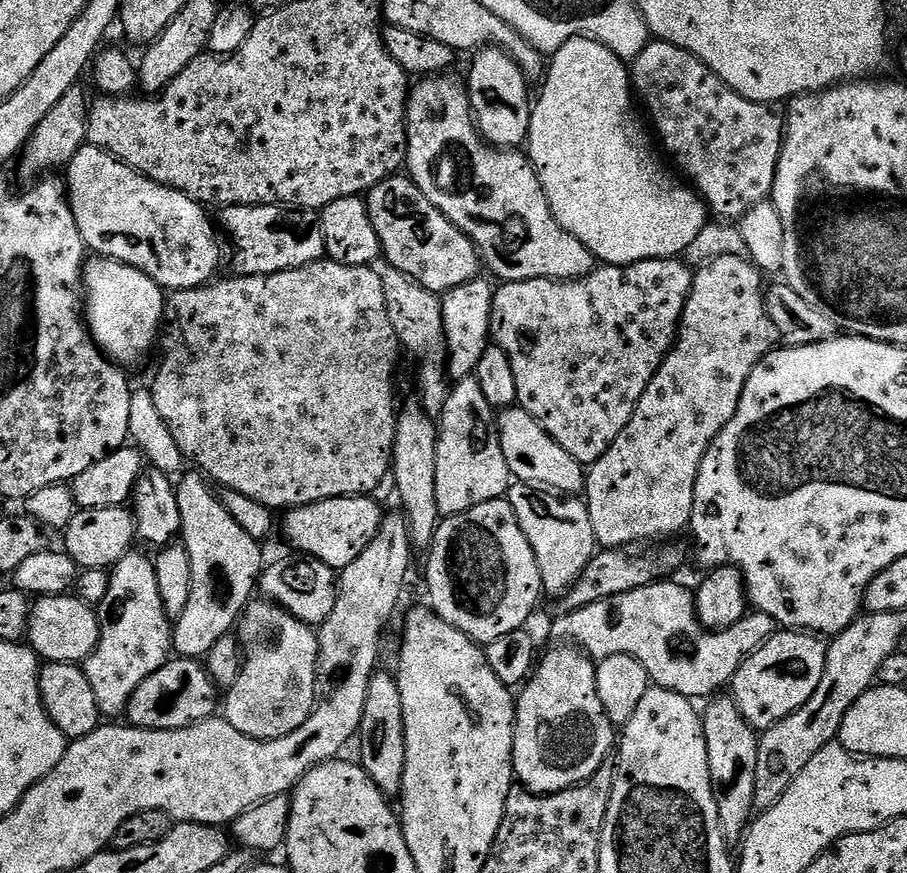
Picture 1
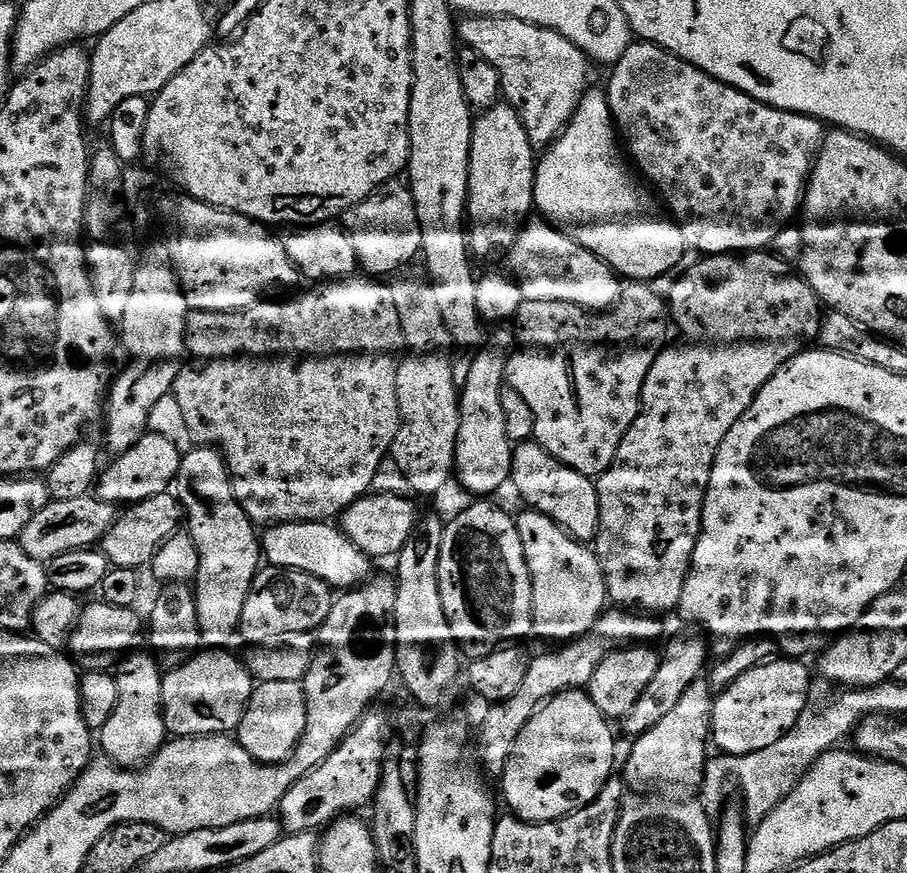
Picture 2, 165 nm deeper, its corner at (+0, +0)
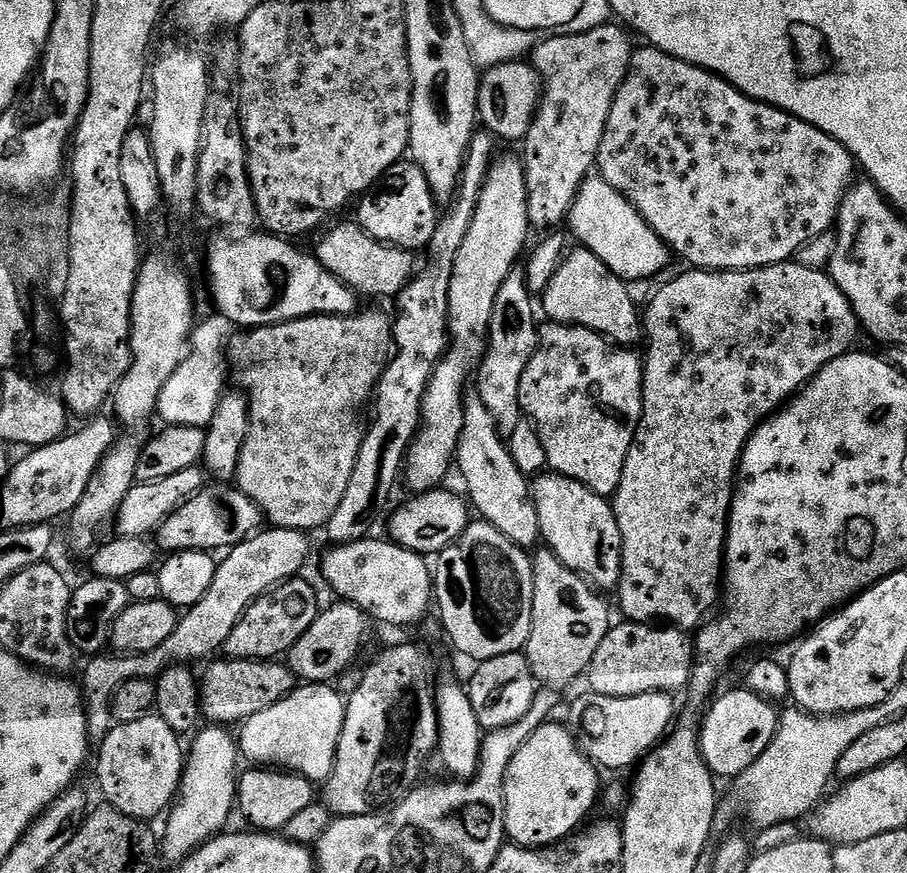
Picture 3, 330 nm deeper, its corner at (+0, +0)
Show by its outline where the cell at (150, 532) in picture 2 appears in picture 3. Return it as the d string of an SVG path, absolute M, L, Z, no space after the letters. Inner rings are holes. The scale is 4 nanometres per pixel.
M220 486L217 492L205 490L188 501L174 514L170 514L154 533L154 544L161 553L185 552L198 550L199 552L215 553L216 548L227 550L235 544L241 544L249 536L261 531L265 523L260 508L246 494L242 494L235 486Z

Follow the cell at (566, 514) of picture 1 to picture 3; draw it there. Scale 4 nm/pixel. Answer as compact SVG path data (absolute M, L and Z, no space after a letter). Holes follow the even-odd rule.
M544 546L531 557L532 577L534 578L534 602L530 618L530 638L526 645L526 655L530 662L530 670L536 675L541 685L553 690L564 690L567 684L583 677L588 671L594 653L602 646L602 638L606 638L610 627L608 621L608 604L601 593L578 573L567 568L558 559L552 549Z

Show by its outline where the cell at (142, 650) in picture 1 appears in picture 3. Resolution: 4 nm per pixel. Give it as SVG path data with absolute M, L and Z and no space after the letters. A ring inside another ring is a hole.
M149 714L134 722L109 727L107 734L99 741L100 753L96 756L96 780L100 783L101 794L108 799L105 801L130 818L152 822L160 811L163 813L175 801L180 791L180 777L184 775L186 759L185 749L180 749L180 740L181 737L170 730L166 722L162 722L159 714Z

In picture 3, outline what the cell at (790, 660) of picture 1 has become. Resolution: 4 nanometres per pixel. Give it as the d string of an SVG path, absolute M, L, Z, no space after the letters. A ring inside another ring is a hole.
M739 687L725 696L717 695L707 709L708 717L703 717L700 726L700 754L716 778L741 776L760 757L762 750L770 746L776 733L777 705L765 700L757 692L749 692L747 687Z

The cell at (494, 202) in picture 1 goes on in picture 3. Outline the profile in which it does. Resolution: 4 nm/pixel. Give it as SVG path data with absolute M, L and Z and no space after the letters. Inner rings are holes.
M579 246L573 247L560 261L560 265L556 267L554 278L549 282L548 288L542 293L544 300L544 308L542 304L542 312L548 315L549 321L557 324L570 324L578 328L589 328L591 332L596 332L598 335L607 338L609 341L615 342L620 346L635 345L635 340L642 336L642 320L636 317L638 305L630 300L630 295L627 293L627 283L615 276L604 263L597 258L587 248Z

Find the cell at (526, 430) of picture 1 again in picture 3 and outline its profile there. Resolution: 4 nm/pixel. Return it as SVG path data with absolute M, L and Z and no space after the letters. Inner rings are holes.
M551 470L531 481L530 495L538 510L543 543L552 549L552 553L567 568L583 576L593 589L615 589L620 583L622 538L611 503L582 486L582 482Z

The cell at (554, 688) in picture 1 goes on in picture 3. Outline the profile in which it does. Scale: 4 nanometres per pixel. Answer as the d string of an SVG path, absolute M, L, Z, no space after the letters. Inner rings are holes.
M549 722L534 730L534 734L530 734L528 741L518 750L518 754L514 754L506 770L504 835L519 848L547 848L567 841L581 827L579 824L591 814L596 800L598 804L598 797L602 792L601 773L592 761L584 757L584 751L576 745L576 737L563 723L561 724Z

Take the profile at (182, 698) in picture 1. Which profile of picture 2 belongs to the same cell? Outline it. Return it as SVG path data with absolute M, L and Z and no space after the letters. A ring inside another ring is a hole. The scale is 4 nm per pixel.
M201 650L169 672L162 682L162 710L173 737L222 736L239 729L254 687L239 655L231 656L228 650Z

